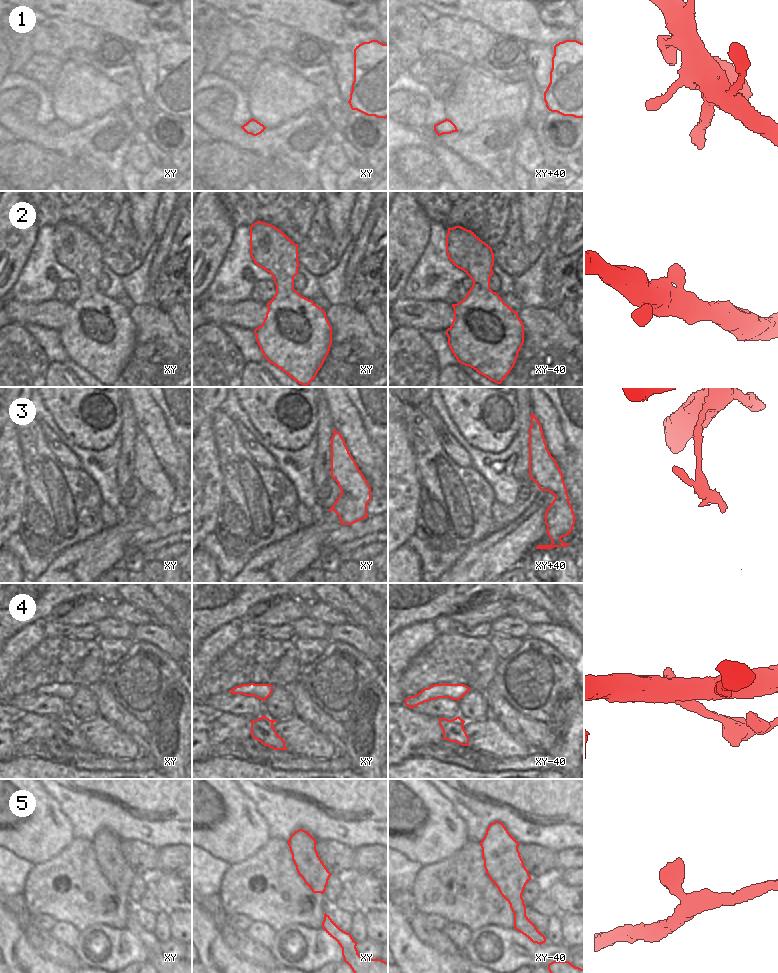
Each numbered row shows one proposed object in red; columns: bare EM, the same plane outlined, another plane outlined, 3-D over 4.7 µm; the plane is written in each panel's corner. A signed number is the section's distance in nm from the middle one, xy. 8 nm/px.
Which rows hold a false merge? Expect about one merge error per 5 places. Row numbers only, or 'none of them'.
3

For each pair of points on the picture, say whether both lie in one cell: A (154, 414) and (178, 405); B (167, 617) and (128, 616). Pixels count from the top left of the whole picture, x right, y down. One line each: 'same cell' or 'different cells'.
A: different cells
B: different cells

